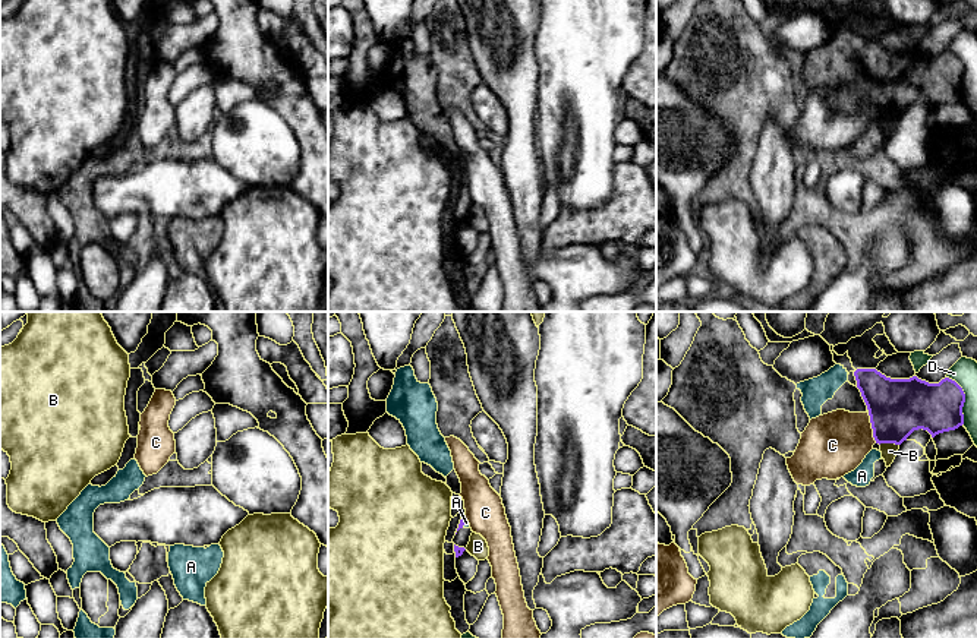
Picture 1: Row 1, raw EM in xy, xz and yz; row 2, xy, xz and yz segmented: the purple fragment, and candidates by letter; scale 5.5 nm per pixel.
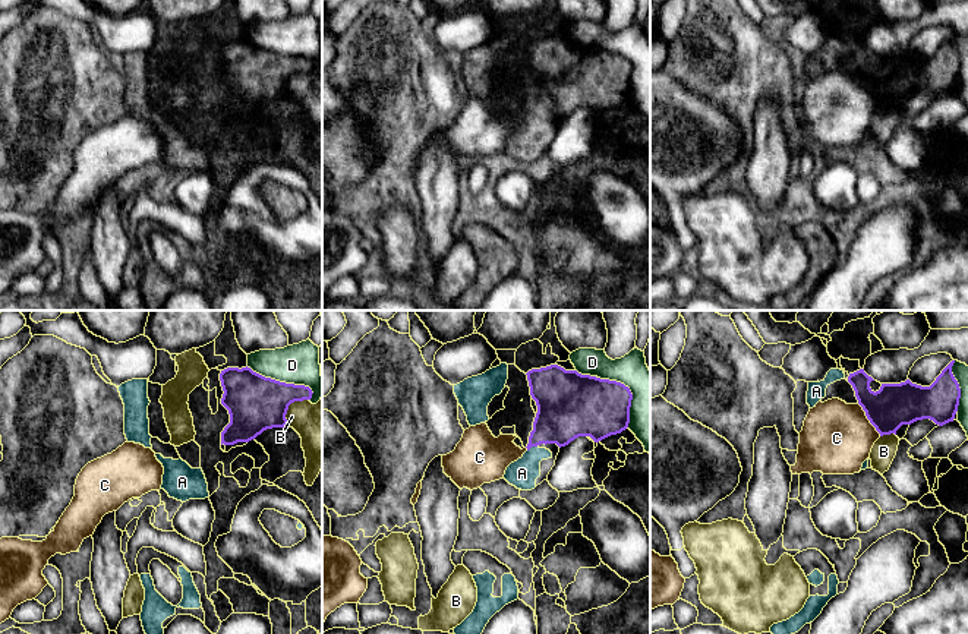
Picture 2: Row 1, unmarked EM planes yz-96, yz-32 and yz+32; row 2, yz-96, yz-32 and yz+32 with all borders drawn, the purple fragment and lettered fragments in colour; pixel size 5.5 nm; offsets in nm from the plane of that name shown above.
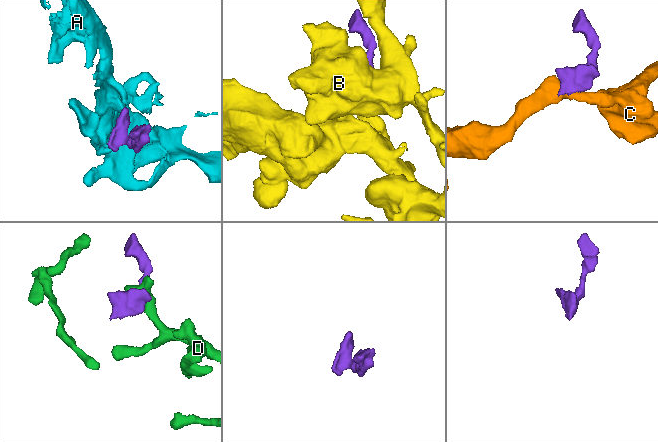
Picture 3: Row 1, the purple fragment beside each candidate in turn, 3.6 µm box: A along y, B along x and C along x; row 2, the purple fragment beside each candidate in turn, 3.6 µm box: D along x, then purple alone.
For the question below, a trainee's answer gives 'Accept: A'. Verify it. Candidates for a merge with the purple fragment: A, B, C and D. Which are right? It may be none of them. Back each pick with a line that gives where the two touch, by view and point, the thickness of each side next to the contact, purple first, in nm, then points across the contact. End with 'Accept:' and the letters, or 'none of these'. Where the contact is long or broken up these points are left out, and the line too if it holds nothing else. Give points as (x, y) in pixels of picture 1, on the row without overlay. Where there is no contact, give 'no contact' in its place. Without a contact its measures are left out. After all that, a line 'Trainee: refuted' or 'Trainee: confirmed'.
A: contact xz (463, 195); calibres 30 and 30 nm; way xz (463, 190), (463, 195), (466, 195)
Accept: A
Trainee: confirmed

